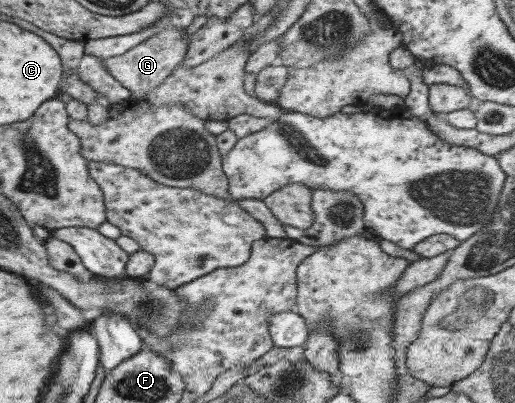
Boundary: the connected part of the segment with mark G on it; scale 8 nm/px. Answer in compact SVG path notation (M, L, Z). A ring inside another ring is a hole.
M167 26L155 34L151 34L149 38L145 38L143 42L135 45L125 53L101 58L103 66L107 73L111 74L121 86L129 90L129 99L145 100L145 92L159 86L171 71L179 66L185 51L187 51L187 41L189 36L185 36L183 28L173 28ZM183 33L183 38L181 38Z

